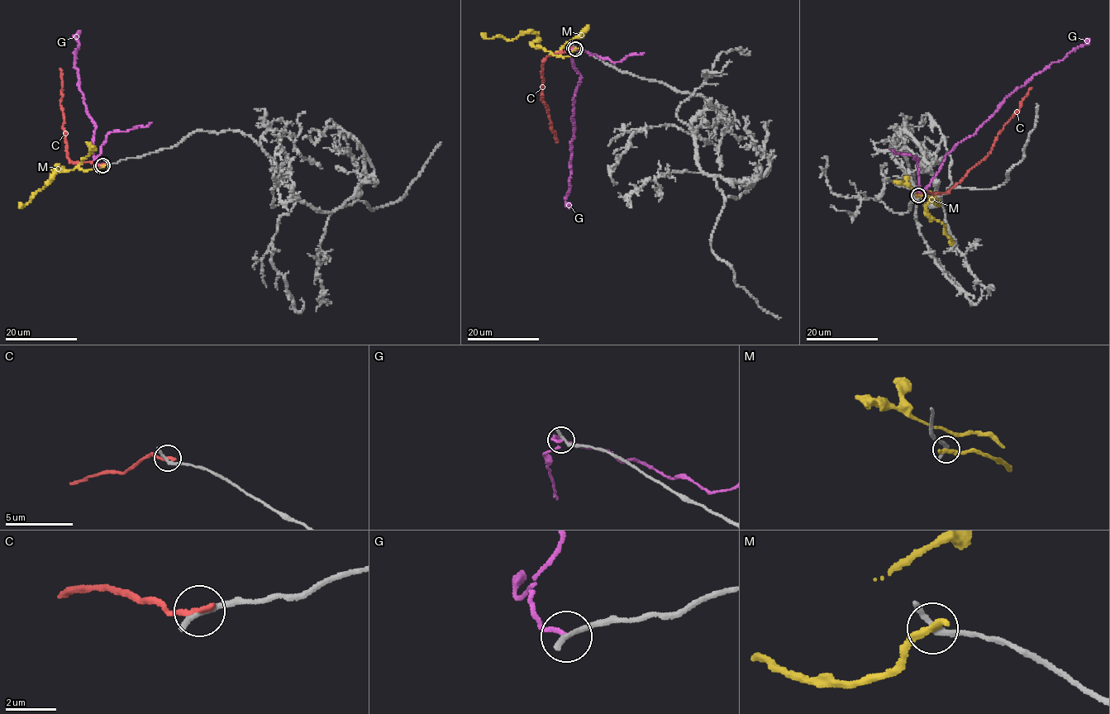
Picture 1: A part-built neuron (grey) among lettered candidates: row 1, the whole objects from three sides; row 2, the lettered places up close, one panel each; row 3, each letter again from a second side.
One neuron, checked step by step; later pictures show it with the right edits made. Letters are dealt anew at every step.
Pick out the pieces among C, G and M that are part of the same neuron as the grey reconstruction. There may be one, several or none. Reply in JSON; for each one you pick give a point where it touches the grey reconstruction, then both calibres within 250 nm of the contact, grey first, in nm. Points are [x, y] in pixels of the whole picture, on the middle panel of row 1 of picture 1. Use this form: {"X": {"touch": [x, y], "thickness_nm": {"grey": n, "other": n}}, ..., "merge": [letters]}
{"merge": []}

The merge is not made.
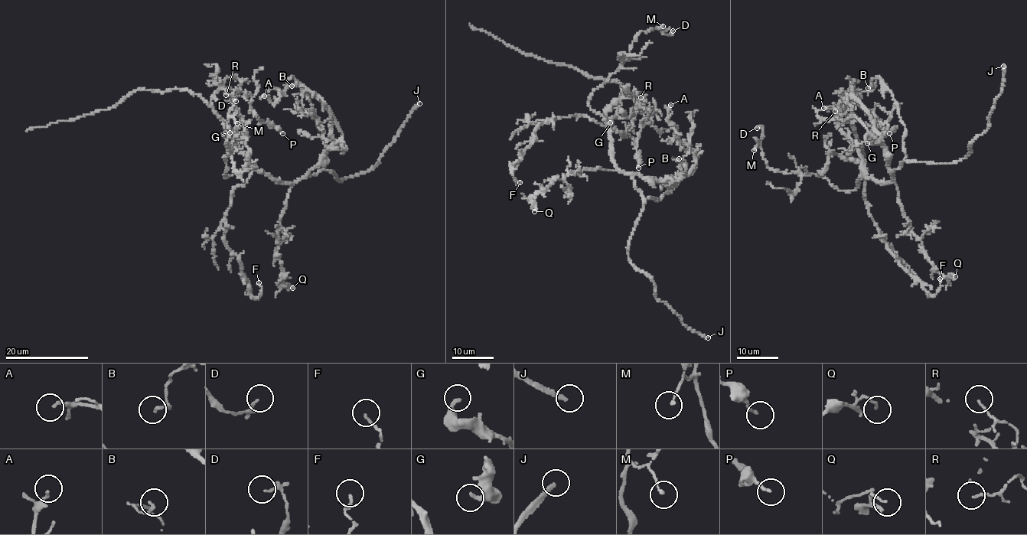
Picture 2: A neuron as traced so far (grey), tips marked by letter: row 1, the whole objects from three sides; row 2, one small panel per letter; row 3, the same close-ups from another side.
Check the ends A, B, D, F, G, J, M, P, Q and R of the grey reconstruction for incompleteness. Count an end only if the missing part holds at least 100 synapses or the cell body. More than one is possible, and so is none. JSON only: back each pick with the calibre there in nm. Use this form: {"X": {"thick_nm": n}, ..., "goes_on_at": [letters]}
{"J": {"thick_nm": 220}, "goes_on_at": ["J"]}

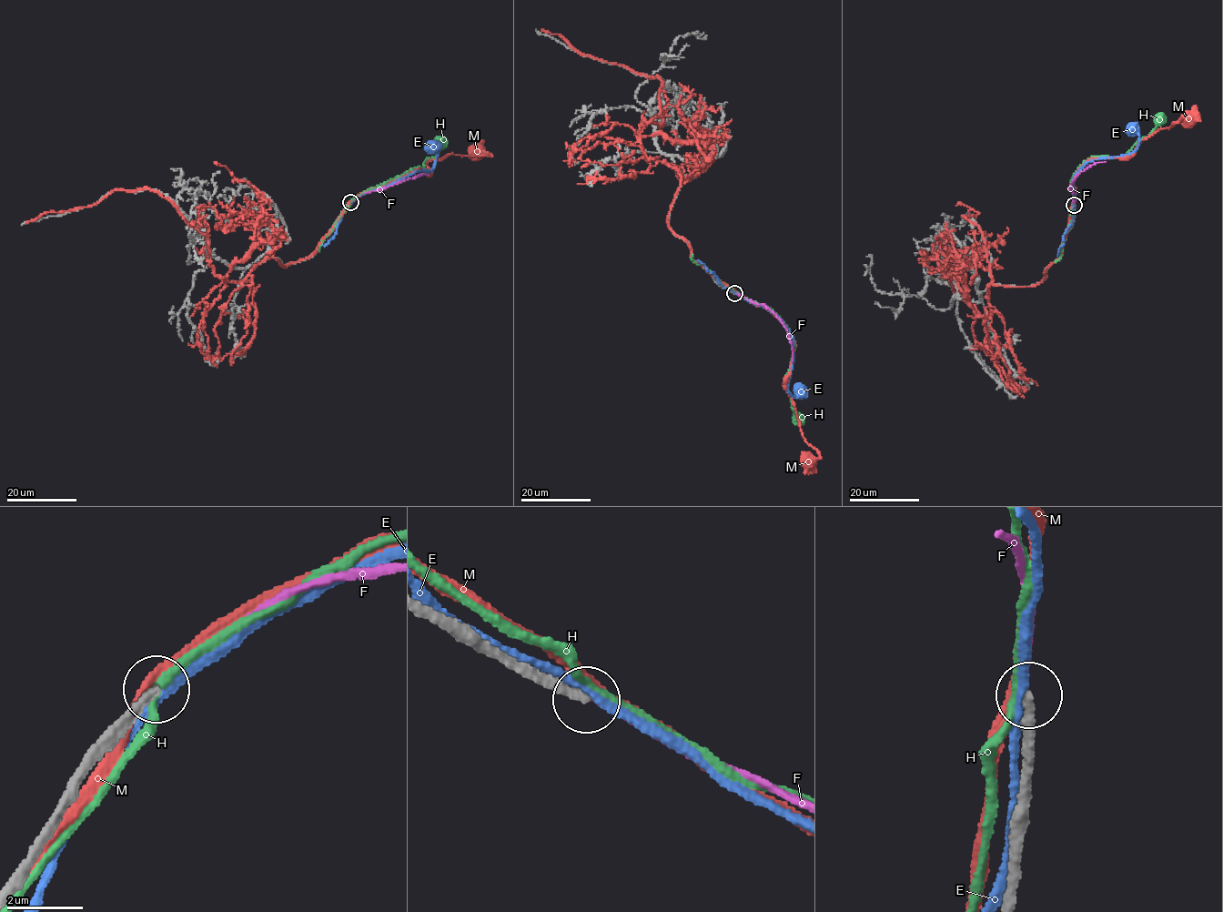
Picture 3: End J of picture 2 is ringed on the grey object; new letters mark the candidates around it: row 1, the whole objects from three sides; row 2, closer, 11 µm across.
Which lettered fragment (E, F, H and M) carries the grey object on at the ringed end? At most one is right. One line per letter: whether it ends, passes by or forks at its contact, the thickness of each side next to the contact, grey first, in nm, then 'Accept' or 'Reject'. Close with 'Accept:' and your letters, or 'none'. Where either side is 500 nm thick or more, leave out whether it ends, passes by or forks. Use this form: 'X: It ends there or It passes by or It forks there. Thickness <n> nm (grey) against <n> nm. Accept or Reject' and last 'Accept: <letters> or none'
E: It passes by. Thickness 320 nm (grey) against 220 nm. Reject
F: It ends there. Thickness 220 nm (grey) against 150 nm. Reject
H: It passes by. Thickness 240 nm (grey) against 190 nm. Reject
M: It passes by. Thickness 260 nm (grey) against 280 nm. Reject
Accept: none

